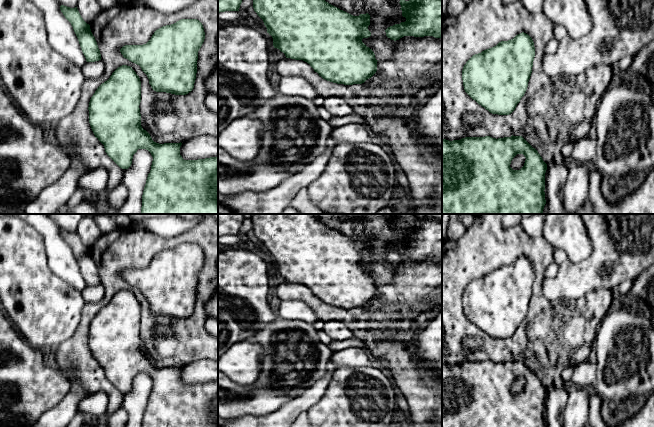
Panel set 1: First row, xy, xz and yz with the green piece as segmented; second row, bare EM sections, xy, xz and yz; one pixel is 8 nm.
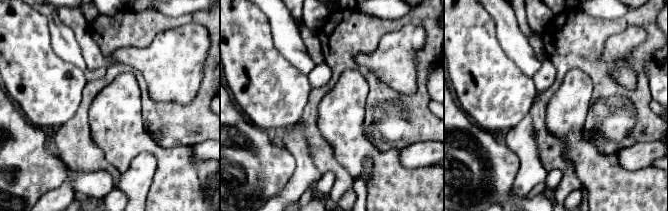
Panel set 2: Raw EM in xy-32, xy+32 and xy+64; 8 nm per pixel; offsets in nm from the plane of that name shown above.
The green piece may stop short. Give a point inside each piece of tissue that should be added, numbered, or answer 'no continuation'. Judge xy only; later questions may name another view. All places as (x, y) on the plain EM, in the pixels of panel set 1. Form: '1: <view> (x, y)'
no continuation

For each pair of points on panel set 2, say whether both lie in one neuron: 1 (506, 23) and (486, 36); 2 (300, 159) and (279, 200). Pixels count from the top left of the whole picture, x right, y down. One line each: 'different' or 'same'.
1: different
2: same

